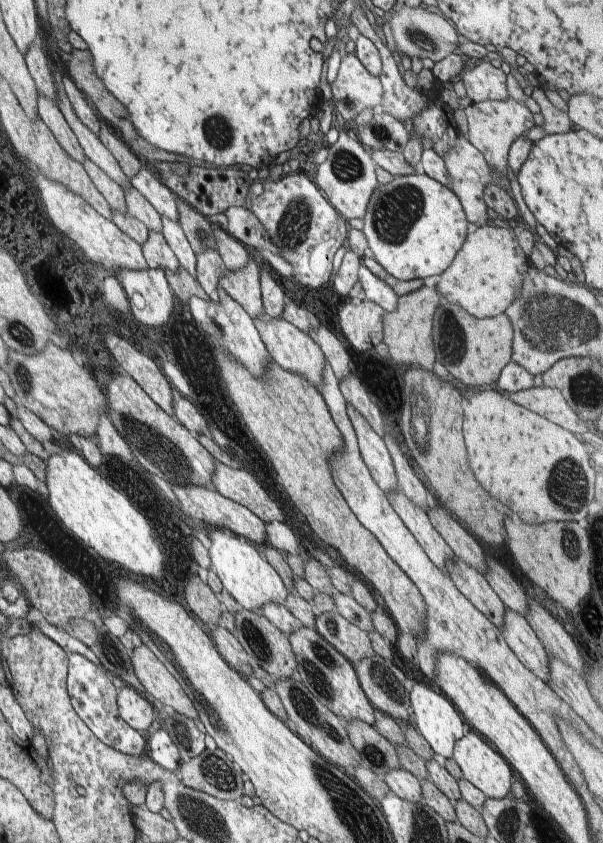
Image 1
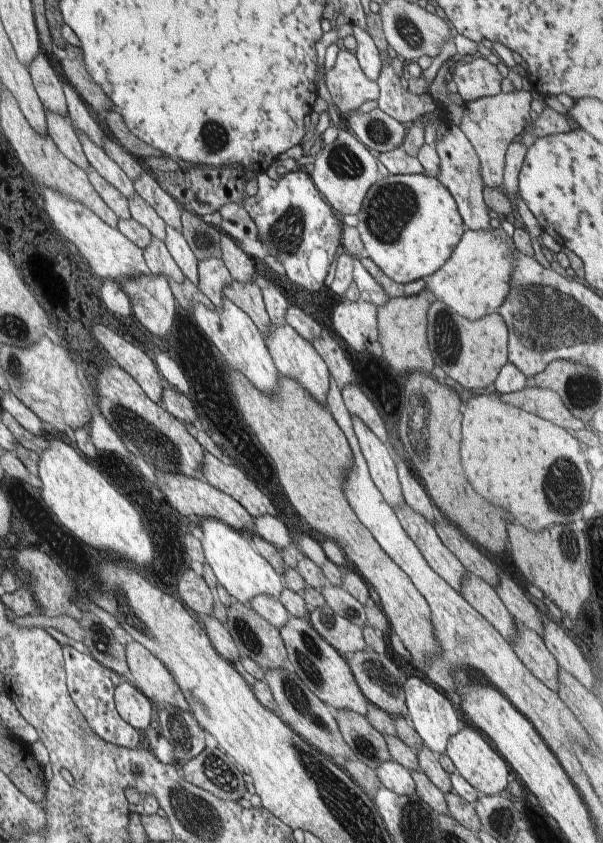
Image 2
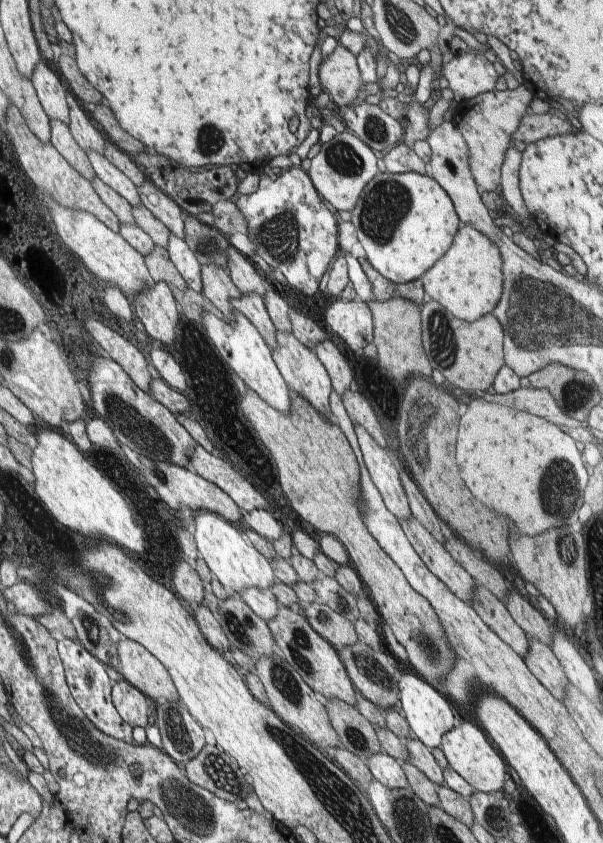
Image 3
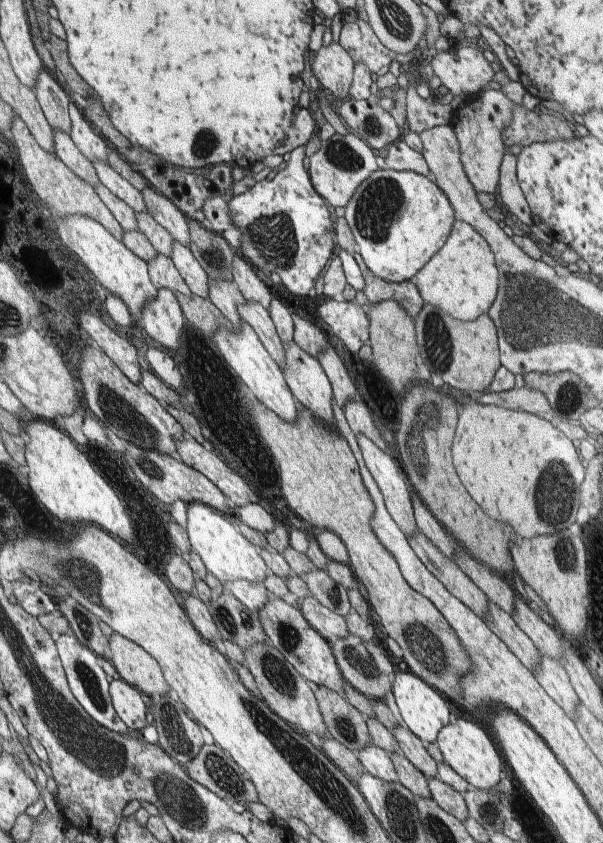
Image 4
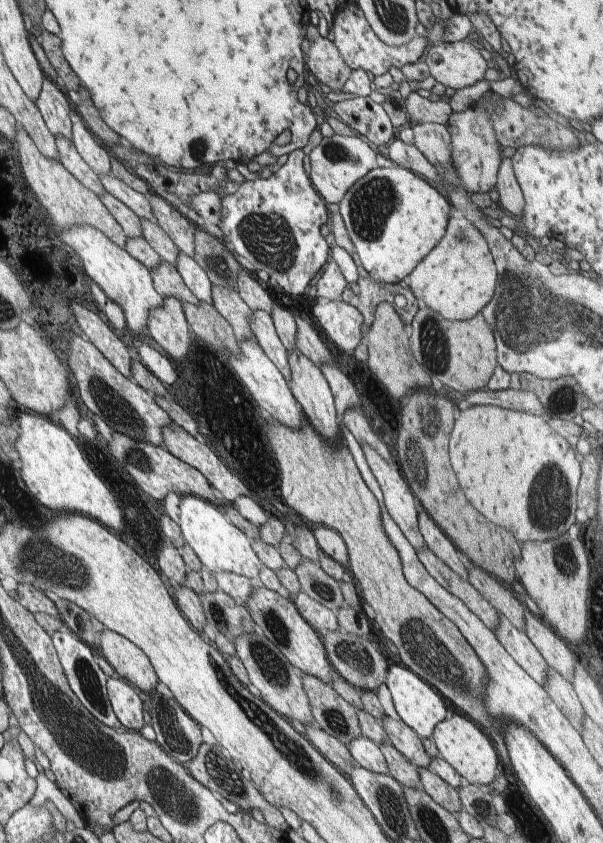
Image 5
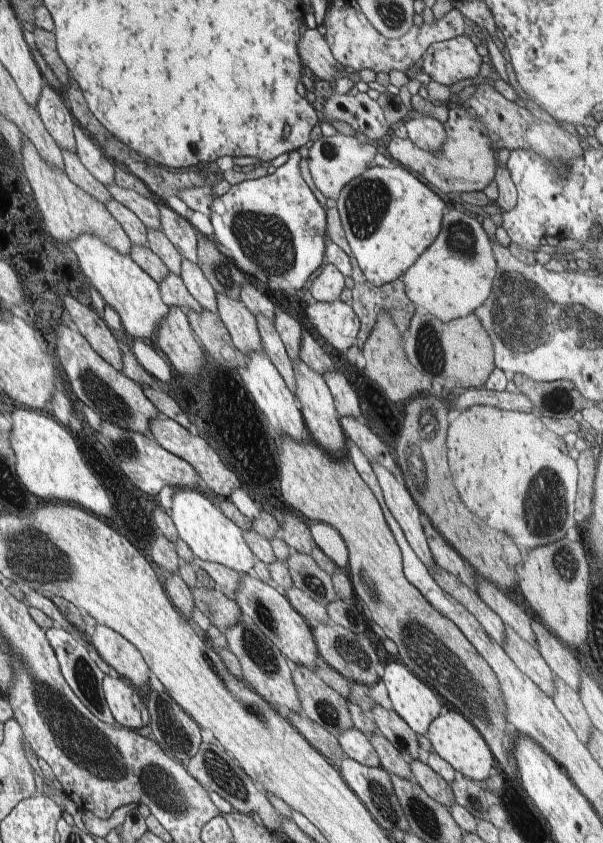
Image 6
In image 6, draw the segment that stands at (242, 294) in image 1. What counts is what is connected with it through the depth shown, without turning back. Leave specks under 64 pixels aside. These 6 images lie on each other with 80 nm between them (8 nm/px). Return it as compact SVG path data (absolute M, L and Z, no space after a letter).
M258 314L255 318L260 338L262 338L262 348L264 348L265 355L272 362L272 365L276 368L280 376L282 376L282 380L288 386L288 390L294 395L297 388L296 372L294 372L293 362L288 357L282 343L282 338L276 332L273 322L268 320L266 316Z

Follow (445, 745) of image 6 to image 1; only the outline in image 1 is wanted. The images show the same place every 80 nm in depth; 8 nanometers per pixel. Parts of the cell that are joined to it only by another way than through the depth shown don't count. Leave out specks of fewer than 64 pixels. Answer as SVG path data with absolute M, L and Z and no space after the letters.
M468 728L468 733L456 742L453 759L460 766L463 778L481 790L488 799L503 799L510 794L510 786L515 779L515 772L508 761L488 747L476 730Z

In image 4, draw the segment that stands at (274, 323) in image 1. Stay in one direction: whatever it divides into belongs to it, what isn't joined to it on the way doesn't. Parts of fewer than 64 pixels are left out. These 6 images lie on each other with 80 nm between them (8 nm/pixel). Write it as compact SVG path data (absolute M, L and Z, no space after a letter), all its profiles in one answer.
M294 340L282 344L285 350L282 372L292 394L317 419L332 427L335 422L333 388L320 361Z

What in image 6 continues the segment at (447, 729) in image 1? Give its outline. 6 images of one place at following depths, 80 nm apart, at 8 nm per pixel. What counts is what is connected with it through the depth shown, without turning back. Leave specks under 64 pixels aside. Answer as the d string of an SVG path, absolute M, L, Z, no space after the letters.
M399 661L384 666L381 680L388 690L396 714L414 733L426 735L432 720L444 709L436 692Z

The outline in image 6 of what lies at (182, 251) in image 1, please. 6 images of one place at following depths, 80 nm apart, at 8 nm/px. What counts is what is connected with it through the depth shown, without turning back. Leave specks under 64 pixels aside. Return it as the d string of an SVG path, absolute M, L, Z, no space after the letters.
M183 258L181 264L180 278L192 297L202 306L204 310L217 313L217 293L206 280L206 276L197 264L192 264L190 260Z

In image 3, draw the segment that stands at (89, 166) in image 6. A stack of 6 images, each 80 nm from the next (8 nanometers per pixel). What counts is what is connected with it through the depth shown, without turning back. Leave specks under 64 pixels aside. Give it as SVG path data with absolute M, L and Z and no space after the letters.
M67 91L67 105L69 108L69 129L76 142L87 152L93 150L103 154L107 140L102 136L100 130L94 128L88 109L71 92Z

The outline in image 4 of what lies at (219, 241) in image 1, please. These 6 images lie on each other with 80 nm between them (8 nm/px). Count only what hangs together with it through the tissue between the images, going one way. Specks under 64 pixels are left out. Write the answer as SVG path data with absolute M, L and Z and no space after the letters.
M238 252L233 258L232 267L233 281L237 284L237 289L245 296L246 301L259 302L268 308L272 296L266 284L258 278L252 264L246 262Z

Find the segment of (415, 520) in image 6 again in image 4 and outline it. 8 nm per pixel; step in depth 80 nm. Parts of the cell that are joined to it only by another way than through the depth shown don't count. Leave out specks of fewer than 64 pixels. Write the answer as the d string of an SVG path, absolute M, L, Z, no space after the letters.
M357 434L367 469L382 493L387 511L406 536L414 534L417 522L413 513L411 490L398 459L380 450L365 434Z

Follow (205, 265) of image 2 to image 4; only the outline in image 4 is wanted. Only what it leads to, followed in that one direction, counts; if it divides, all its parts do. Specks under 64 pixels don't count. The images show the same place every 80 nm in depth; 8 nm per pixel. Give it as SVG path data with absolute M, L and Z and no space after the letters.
M209 278L209 299L218 310L233 324L233 330L238 330L241 325L241 316L238 312L240 303L245 303L245 296L237 289L237 284L232 280L223 278Z

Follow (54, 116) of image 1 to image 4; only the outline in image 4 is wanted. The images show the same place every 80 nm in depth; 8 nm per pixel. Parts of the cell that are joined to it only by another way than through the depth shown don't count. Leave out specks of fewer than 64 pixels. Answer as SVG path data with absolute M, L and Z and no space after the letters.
M54 129L53 135L54 152L58 155L58 158L60 158L74 174L82 178L82 180L85 180L92 186L96 186L99 178L93 162L88 160L88 158L78 150L69 133L64 132L62 129Z

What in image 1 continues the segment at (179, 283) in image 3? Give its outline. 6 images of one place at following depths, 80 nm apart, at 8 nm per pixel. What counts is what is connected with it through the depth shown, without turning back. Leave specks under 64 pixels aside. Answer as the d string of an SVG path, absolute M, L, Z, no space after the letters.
M149 230L148 238L141 244L141 249L150 268L161 268L172 272L180 268L178 257L172 252L161 232Z

